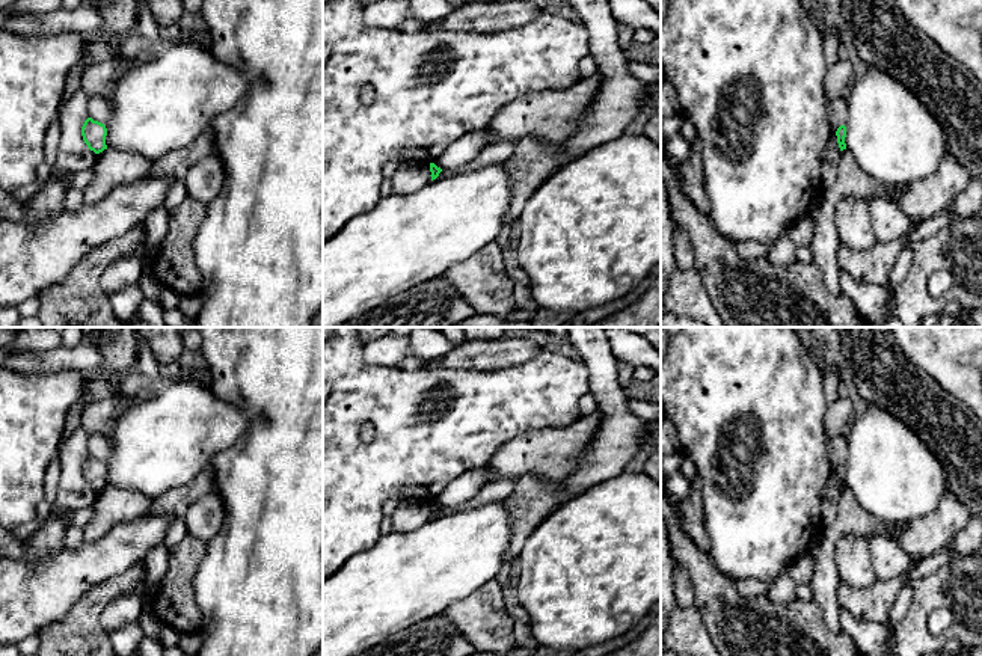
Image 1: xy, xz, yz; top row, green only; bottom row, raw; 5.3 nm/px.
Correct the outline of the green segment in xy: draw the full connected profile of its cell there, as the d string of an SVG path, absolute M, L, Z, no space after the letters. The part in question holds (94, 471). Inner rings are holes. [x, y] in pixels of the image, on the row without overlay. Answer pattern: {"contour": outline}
{"contour": "M87 455L81 464L81 474L87 486L95 492L100 492L104 487L107 487L107 466L104 461L94 458L92 455Z"}

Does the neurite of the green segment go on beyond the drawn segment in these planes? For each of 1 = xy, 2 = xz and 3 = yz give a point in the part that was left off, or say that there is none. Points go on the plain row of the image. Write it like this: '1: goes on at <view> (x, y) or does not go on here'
1: does not go on here
2: does not go on here
3: does not go on here

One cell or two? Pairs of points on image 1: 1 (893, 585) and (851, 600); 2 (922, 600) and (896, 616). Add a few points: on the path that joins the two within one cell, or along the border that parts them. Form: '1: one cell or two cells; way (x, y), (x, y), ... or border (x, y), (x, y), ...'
1: one cell; way (883, 594), (877, 600), (862, 600)
2: two cells; border (923, 578), (911, 585), (910, 608), (895, 625)

